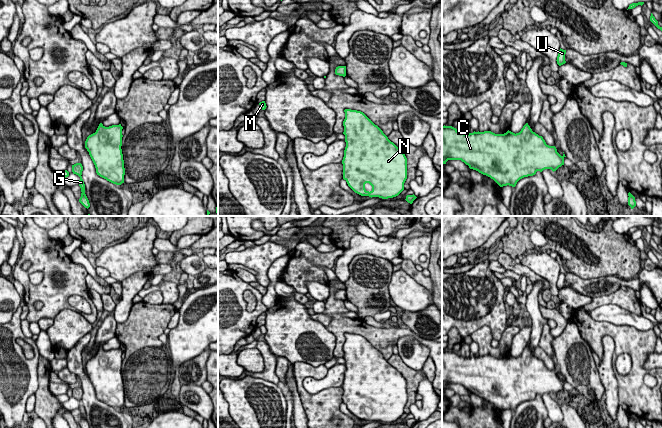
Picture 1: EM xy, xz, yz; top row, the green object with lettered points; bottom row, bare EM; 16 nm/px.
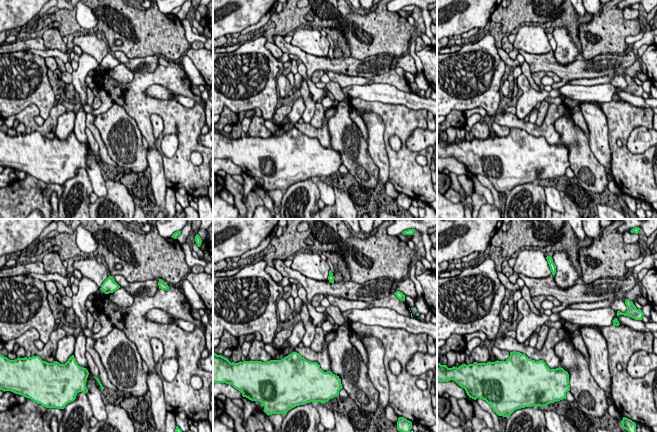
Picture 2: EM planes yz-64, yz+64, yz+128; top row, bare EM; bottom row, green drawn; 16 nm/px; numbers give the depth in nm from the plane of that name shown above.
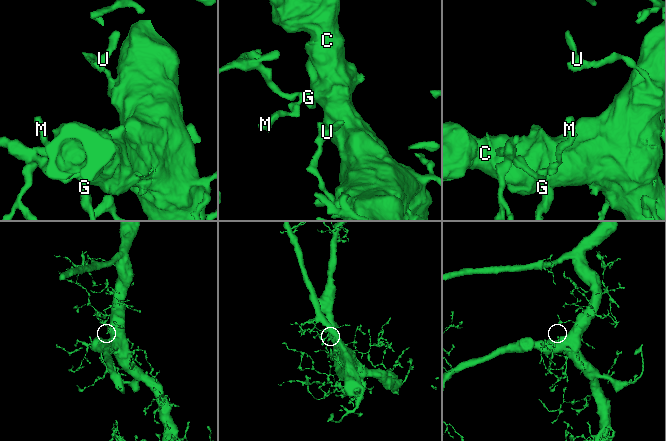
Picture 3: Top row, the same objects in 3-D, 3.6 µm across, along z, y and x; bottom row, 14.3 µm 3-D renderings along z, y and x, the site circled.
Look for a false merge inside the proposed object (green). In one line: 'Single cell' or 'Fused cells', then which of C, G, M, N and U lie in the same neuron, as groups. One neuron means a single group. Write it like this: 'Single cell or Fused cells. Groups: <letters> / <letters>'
Single cell. Groups: C G M N U

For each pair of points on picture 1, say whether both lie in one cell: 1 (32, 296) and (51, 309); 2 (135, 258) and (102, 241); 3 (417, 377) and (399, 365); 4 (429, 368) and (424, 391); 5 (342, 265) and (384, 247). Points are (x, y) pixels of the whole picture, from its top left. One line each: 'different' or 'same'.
1: same
2: different
3: same
4: different
5: same

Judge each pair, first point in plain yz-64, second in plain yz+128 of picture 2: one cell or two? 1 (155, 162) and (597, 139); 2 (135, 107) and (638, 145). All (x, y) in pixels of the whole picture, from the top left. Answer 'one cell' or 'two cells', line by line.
1: one cell
2: two cells

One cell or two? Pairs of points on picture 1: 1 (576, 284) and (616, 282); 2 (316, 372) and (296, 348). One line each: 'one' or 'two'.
1: one
2: two

